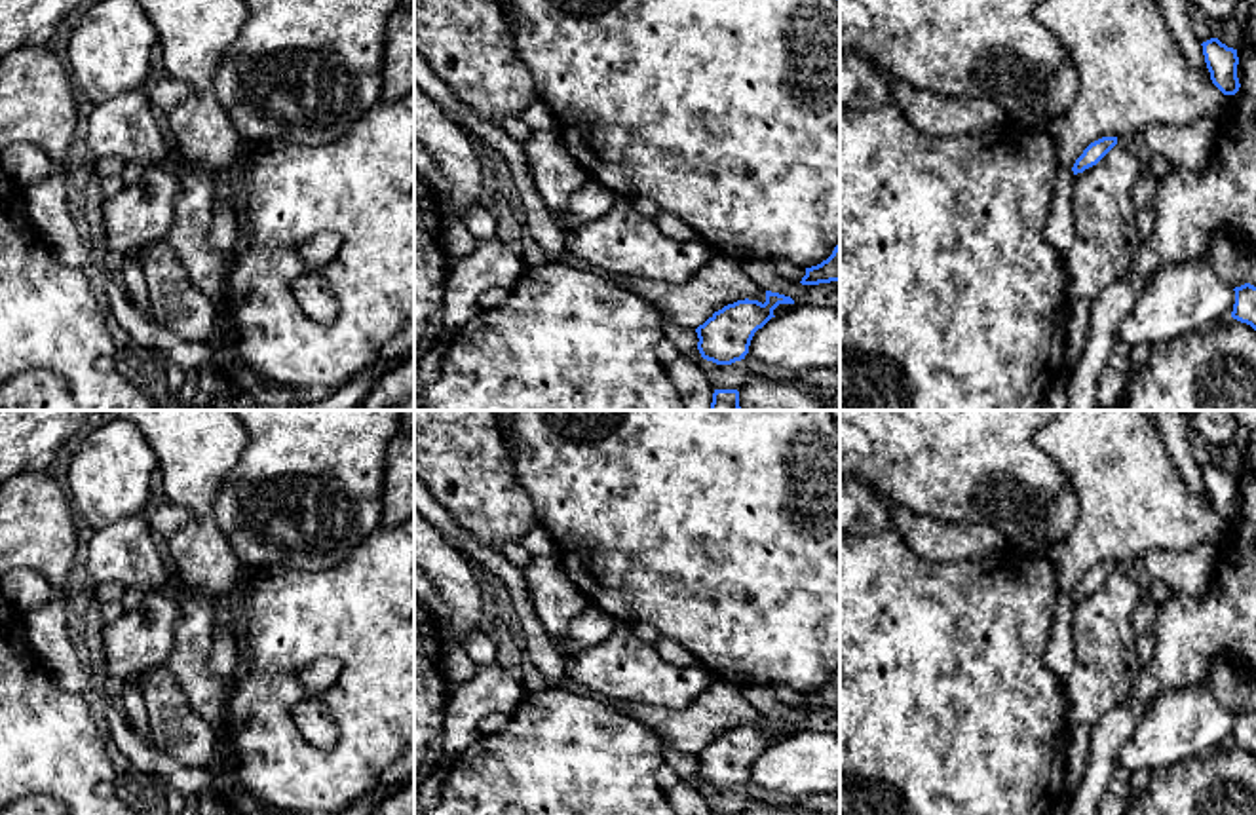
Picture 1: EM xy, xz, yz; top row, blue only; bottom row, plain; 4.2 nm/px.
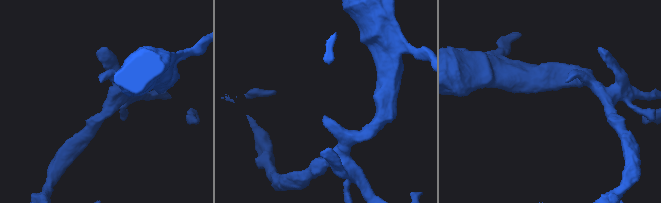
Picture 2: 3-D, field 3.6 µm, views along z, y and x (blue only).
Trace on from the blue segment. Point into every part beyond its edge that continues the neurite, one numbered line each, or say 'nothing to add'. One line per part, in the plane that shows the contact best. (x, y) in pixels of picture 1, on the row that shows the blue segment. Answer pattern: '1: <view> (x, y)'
1: yz (1059, 228)

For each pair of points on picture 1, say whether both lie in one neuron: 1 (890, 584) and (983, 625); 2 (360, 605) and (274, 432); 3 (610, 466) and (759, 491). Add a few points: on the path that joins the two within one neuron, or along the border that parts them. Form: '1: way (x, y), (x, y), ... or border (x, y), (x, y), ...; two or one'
1: way (913, 606), (922, 616), (960, 618); one
2: border (373, 532), (327, 568), (295, 570); two
3: way (647, 466), (683, 466), (707, 491), (723, 491); one

